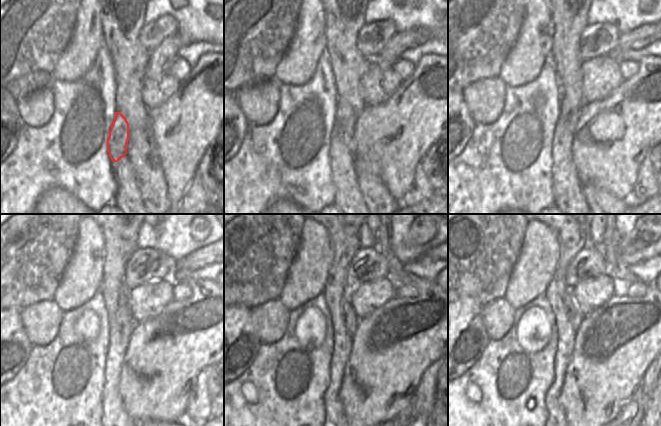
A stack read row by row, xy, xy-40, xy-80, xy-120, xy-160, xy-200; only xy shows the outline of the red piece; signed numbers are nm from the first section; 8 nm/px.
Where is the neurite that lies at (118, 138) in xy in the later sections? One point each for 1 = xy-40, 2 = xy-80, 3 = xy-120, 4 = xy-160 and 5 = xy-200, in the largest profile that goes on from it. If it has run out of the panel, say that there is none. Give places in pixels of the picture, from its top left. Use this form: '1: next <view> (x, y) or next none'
1: next xy-40 (345, 118)
2: next xy-80 (570, 108)
3: next xy-120 (124, 318)
4: next xy-160 (350, 318)
5: next xy-200 (575, 317)

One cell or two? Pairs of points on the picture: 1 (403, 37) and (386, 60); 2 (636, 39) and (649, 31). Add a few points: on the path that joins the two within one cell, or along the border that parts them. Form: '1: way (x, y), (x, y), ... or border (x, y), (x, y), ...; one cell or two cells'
1: way (399, 43), (390, 54); one cell
2: way (639, 38), (646, 34); one cell

